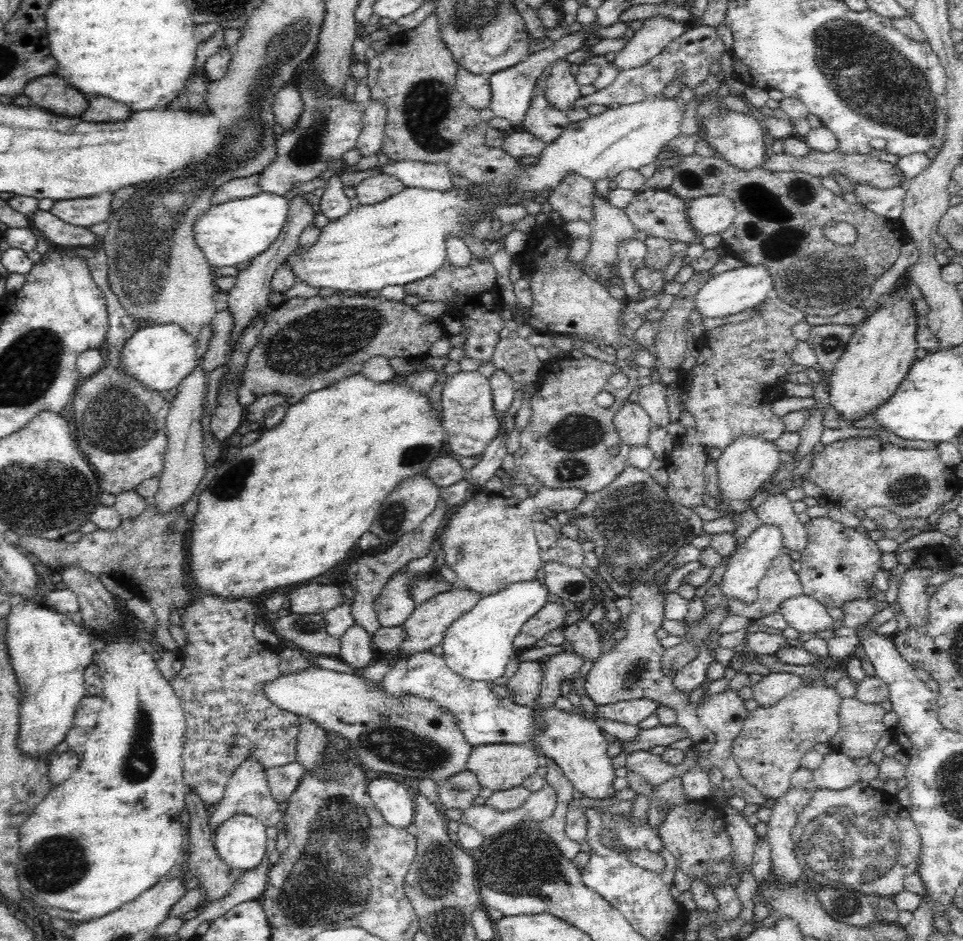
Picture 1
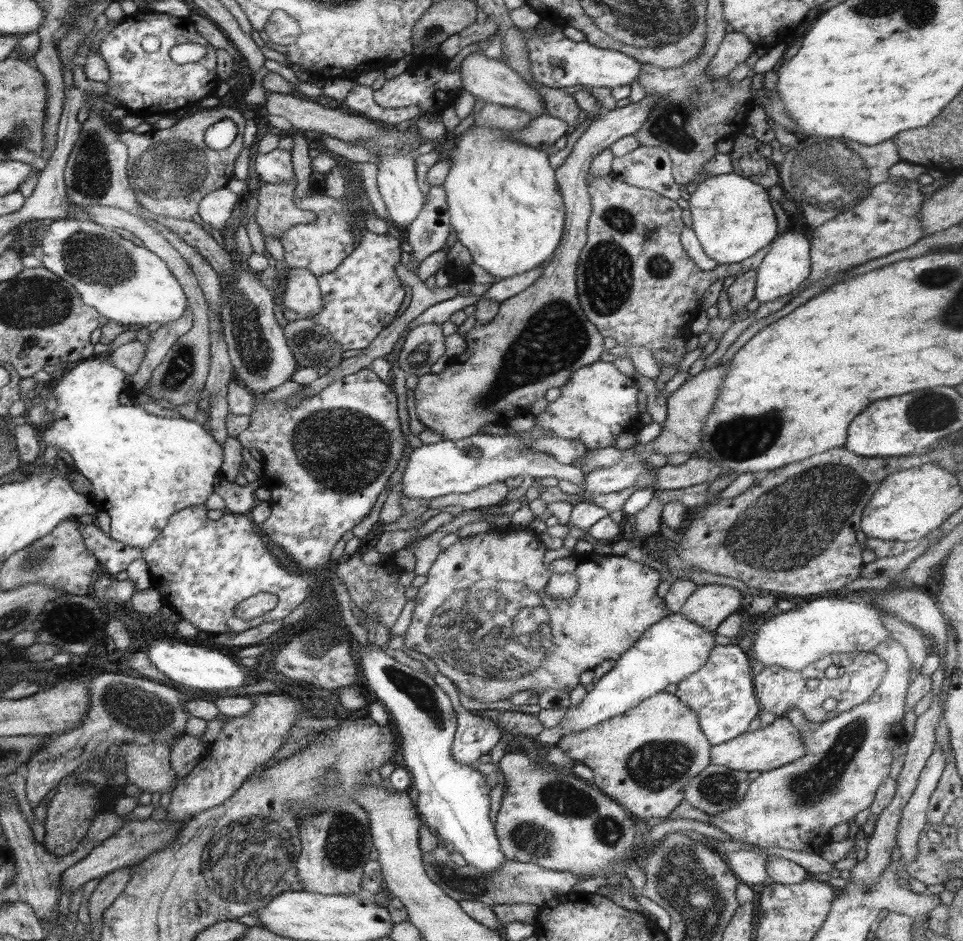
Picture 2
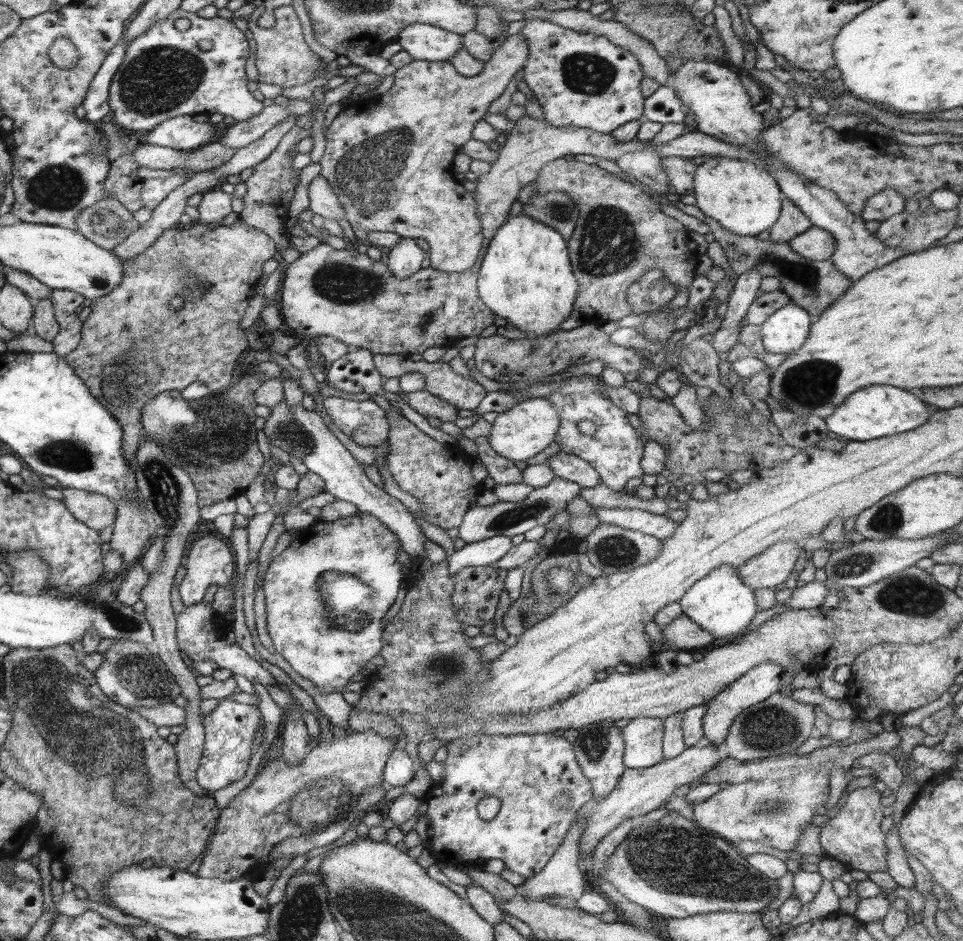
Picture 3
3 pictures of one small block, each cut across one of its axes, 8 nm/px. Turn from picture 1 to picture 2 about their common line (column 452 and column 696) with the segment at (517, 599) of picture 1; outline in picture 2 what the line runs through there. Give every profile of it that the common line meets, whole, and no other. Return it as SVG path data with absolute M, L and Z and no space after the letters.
M669 614L661 622L649 626L631 646L631 650L623 652L619 660L615 660L615 666L595 682L593 690L587 692L581 704L577 704L575 708L569 706L565 710L561 722L557 724L563 730L563 736L583 732L603 720L615 718L639 706L639 702L663 692L665 686L679 684L687 676L695 674L709 660L709 654L715 648L715 634L719 632L709 632L683 614Z

